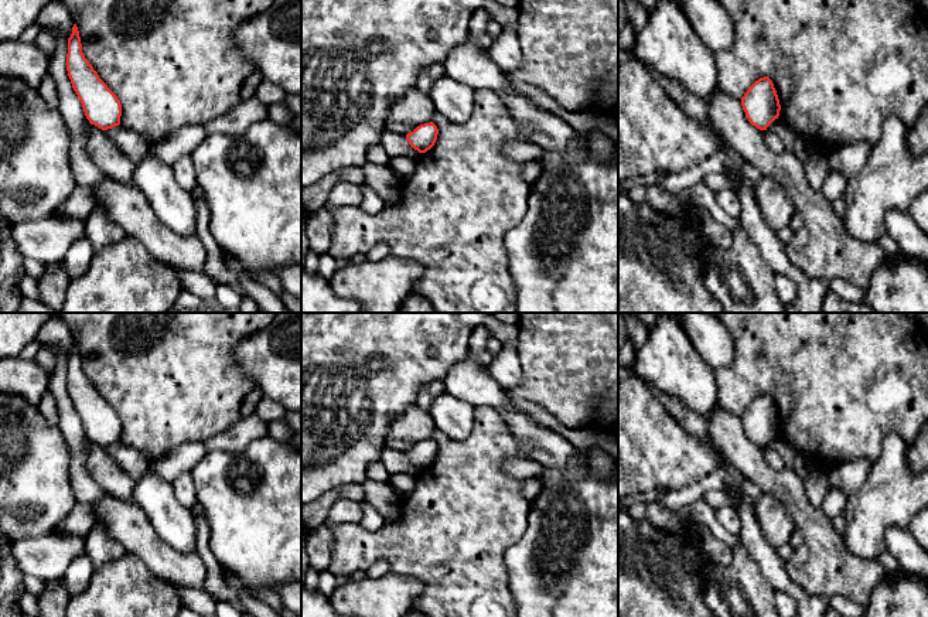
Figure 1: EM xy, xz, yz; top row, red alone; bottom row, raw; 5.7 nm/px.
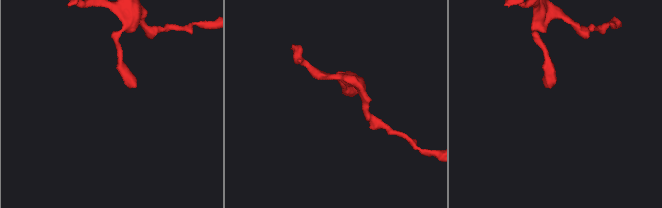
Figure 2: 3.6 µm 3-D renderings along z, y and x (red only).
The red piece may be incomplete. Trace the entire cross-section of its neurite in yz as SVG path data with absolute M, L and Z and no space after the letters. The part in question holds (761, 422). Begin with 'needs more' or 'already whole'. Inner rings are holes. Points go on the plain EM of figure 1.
already whole; M768 393L755 398L741 415L741 423L753 443L767 447L781 427L772 398Z

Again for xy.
already whole; M76 341L68 355L66 388L89 440L102 447L119 443L120 417L85 375Z

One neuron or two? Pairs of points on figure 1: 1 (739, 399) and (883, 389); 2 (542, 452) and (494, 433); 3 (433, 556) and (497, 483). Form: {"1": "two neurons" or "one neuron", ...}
{"1": "one neuron", "2": "two neurons", "3": "one neuron"}

